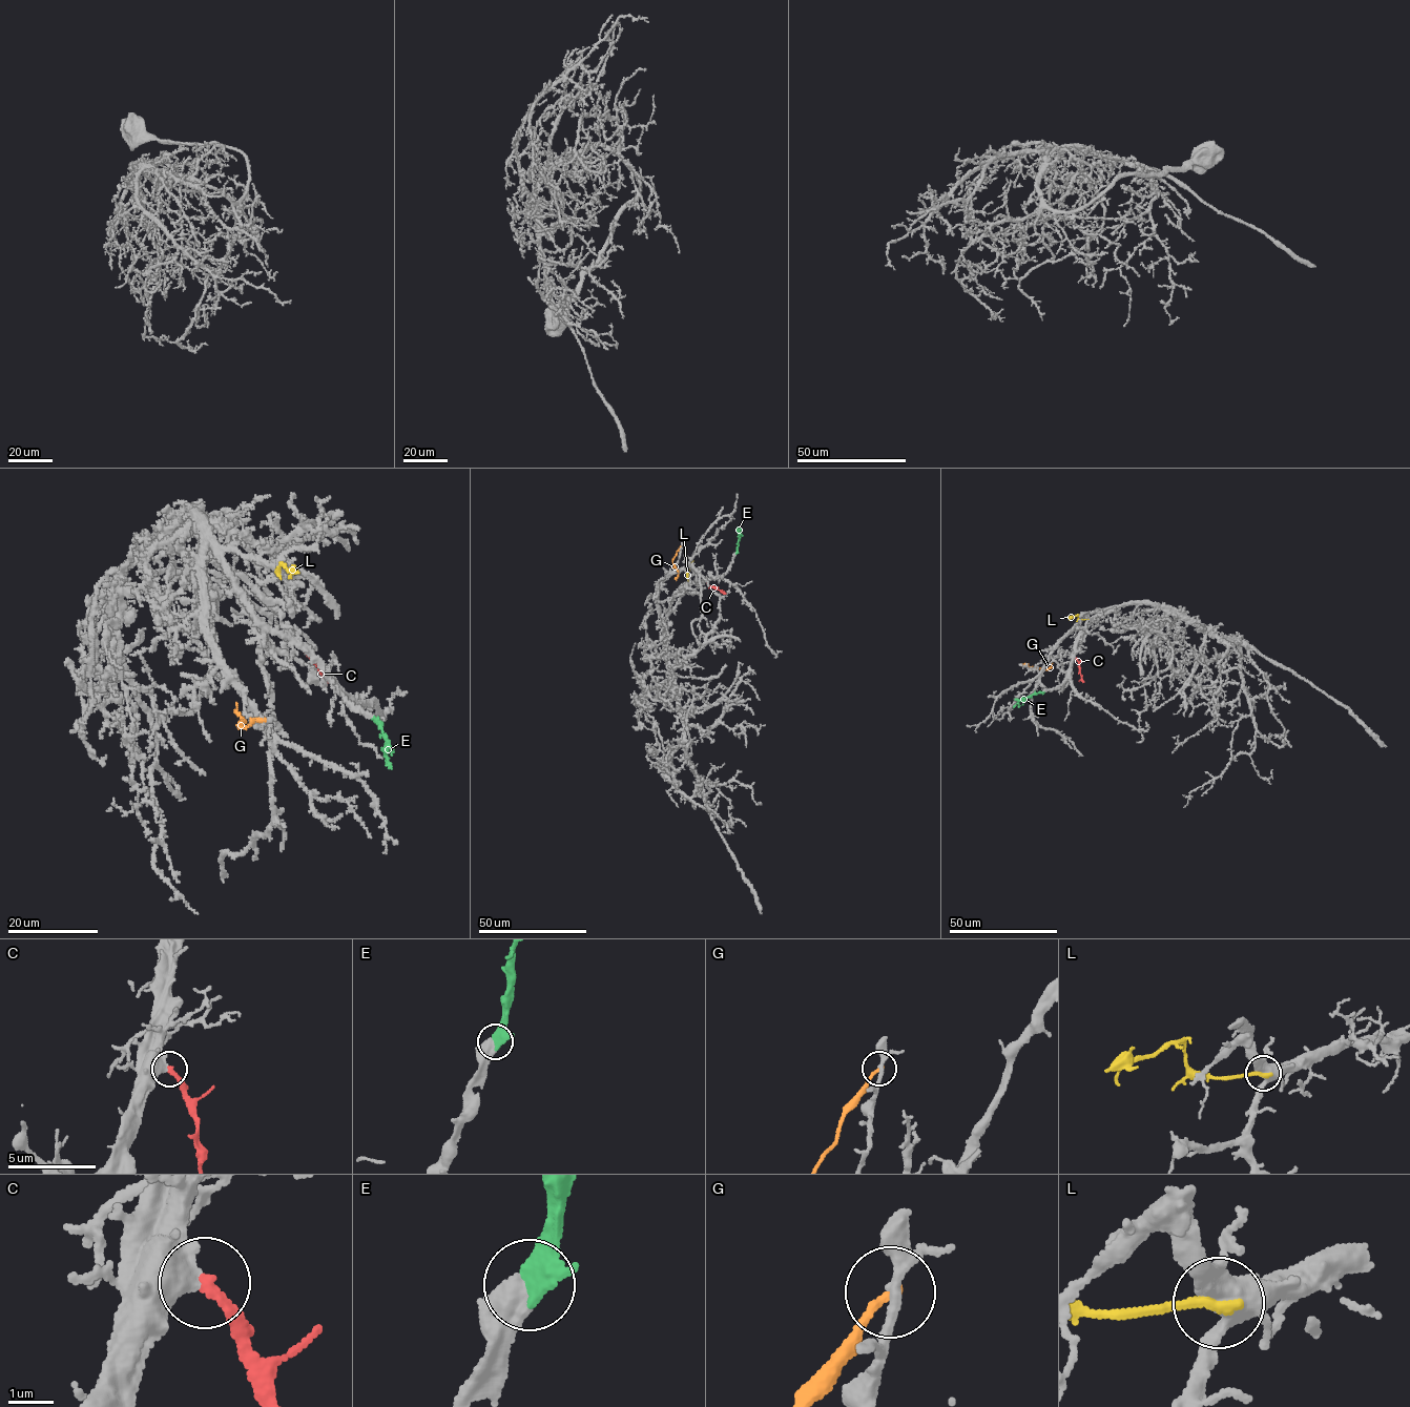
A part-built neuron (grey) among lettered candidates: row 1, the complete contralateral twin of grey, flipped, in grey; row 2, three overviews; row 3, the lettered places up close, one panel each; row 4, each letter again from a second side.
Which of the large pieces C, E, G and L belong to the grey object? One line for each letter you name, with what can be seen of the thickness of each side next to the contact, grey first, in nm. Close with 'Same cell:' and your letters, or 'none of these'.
C: 700/260 nm
E: 600/320 nm
Same cell: C, E

